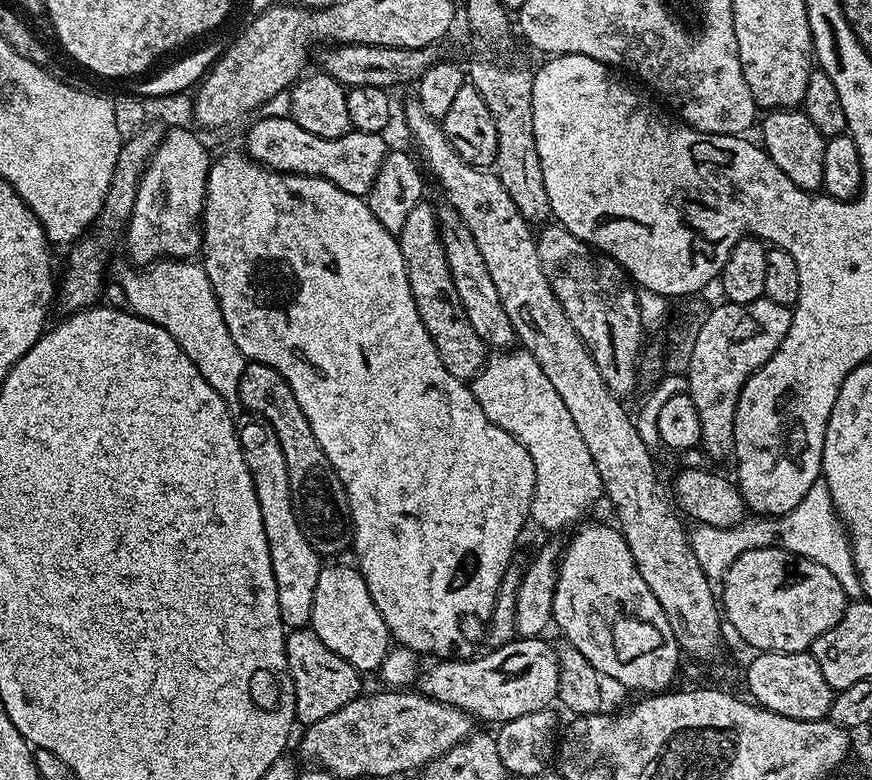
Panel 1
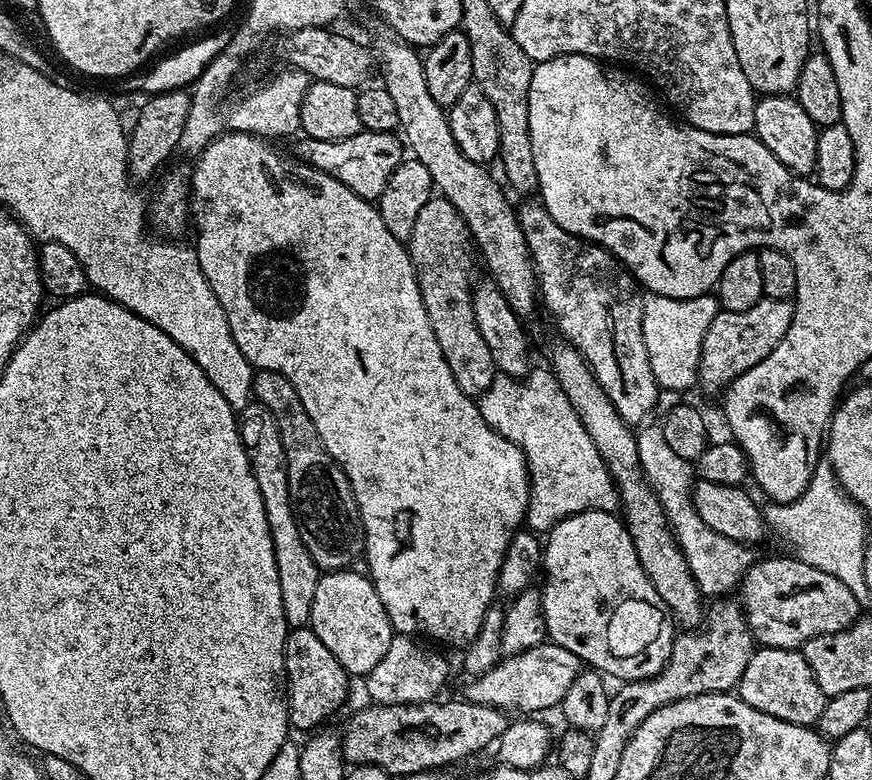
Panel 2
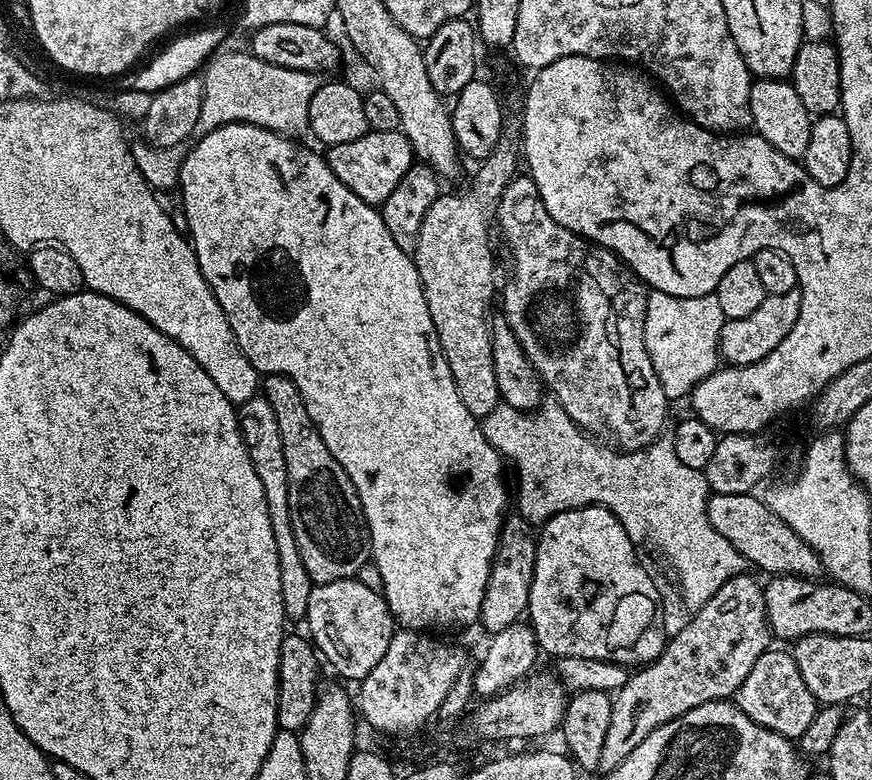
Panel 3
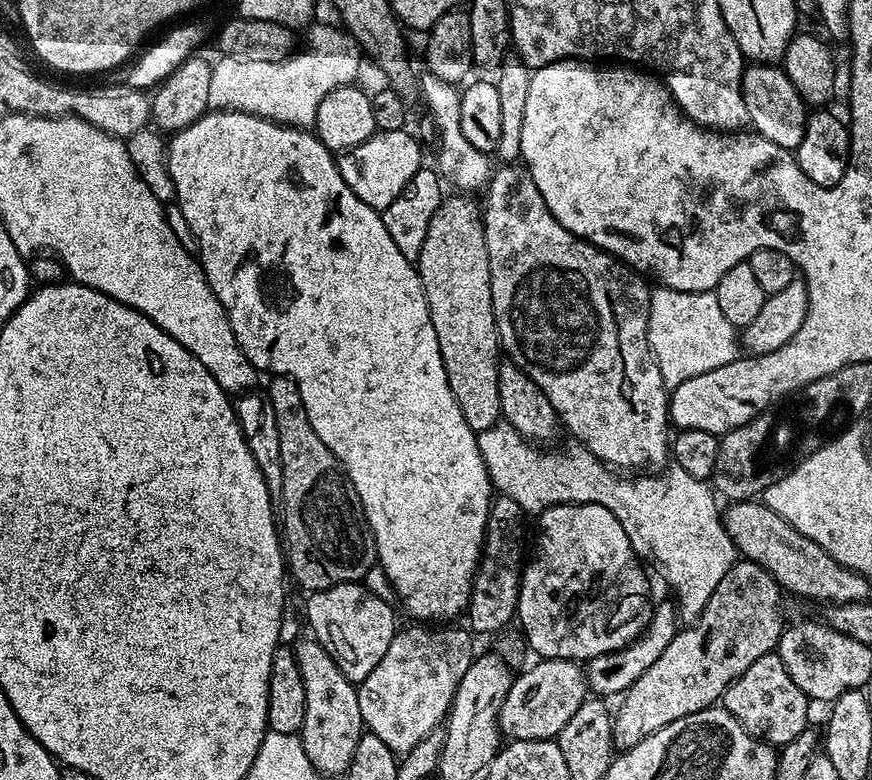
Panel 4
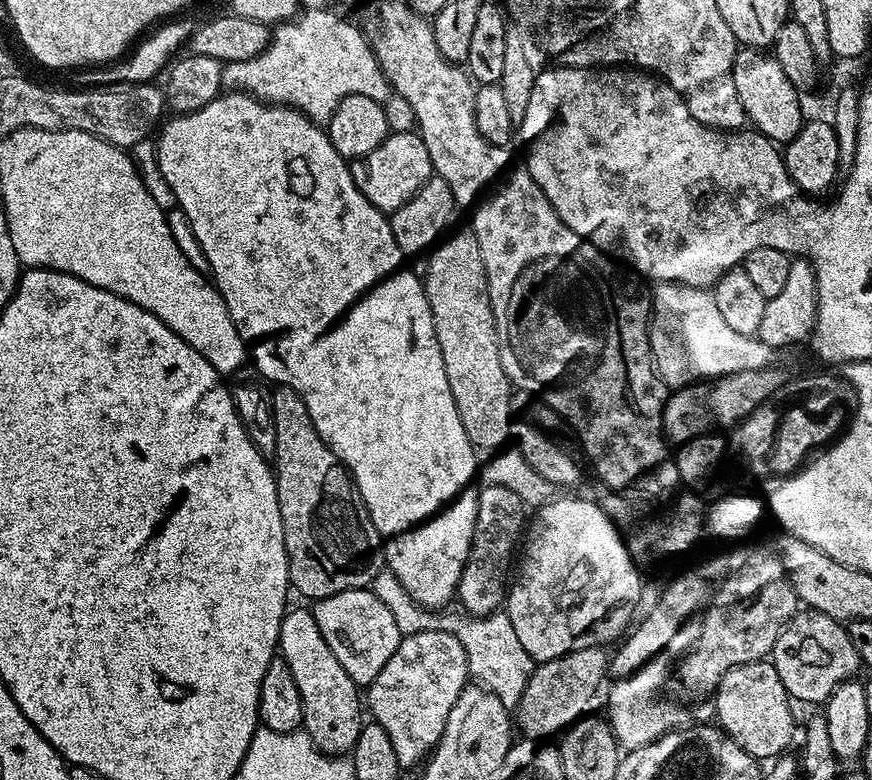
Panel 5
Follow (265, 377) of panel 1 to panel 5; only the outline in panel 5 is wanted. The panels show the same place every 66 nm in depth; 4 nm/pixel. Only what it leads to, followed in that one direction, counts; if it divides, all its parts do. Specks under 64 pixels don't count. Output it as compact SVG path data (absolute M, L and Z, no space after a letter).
M276 386L271 389L270 399L274 414L274 434L278 434L274 475L278 510L282 514L284 545L288 555L289 585L295 591L297 588L302 595L309 596L309 601L312 602L330 598L330 594L342 594L342 590L368 588L382 570L378 563L382 538L366 510L366 502L362 502L360 492L356 489L356 483L352 481L352 475L347 468L329 450L326 442L322 442L310 418L310 410L306 410L306 402L302 402L299 394L292 388Z

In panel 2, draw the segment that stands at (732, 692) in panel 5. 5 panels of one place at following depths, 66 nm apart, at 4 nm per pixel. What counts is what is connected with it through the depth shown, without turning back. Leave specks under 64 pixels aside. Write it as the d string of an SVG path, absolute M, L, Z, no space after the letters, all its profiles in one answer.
M757 647L752 653L750 662L746 662L746 670L738 685L738 695L754 710L762 710L762 714L770 714L774 718L782 718L782 722L815 725L824 709L825 694L822 686L814 678L814 670L810 670L810 662L806 662L803 651L794 648Z

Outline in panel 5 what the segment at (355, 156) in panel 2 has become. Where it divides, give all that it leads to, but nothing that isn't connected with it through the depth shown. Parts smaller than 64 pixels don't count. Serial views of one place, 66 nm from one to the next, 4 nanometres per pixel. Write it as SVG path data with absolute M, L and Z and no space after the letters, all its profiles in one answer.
M419 131L393 132L382 142L382 146L374 146L370 154L351 161L354 186L378 211L391 214L398 210L418 192L420 187L434 175L430 162L430 150L426 150L426 142Z

